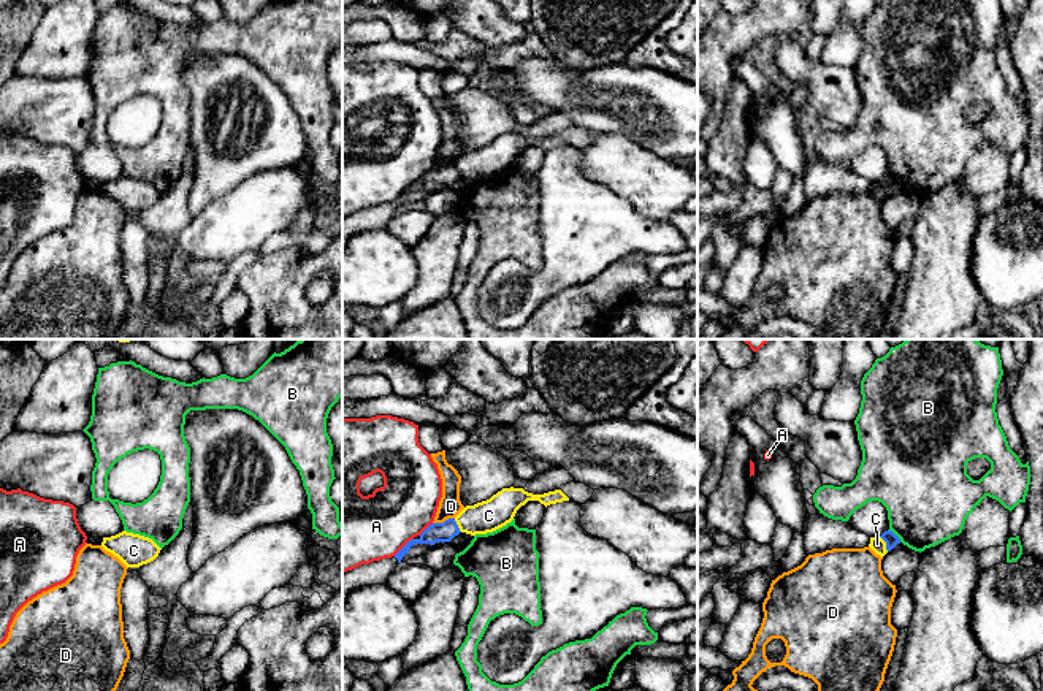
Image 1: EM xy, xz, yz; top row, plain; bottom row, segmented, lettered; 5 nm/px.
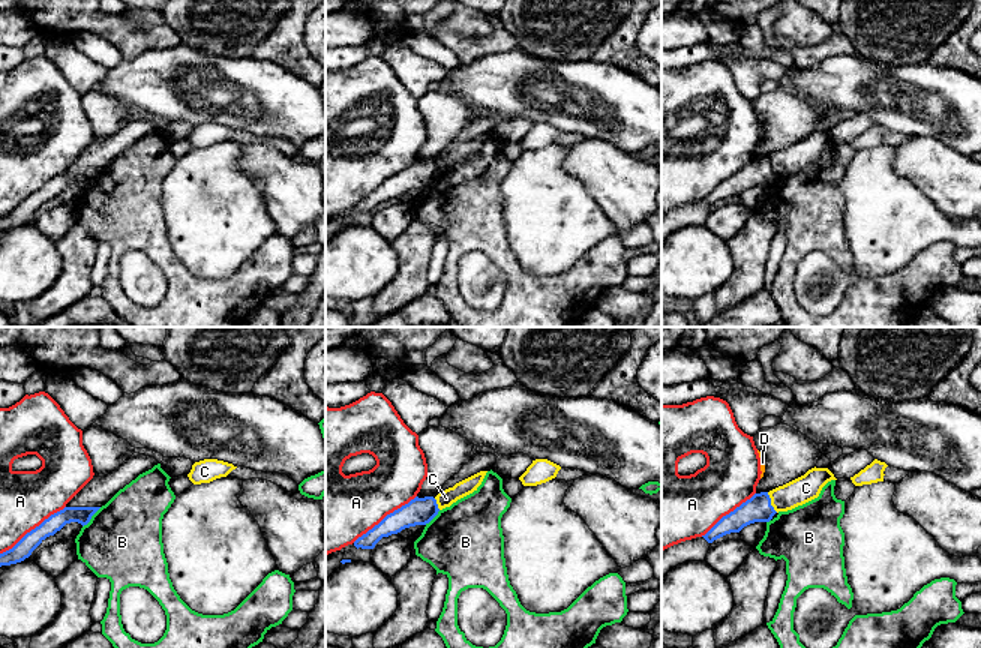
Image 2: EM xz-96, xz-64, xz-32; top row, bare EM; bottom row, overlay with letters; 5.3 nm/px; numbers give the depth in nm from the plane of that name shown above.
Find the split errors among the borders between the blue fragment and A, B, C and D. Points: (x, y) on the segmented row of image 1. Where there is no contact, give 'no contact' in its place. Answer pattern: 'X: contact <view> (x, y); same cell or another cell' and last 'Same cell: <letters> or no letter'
A: contact xz (404, 545); another cell
B: contact yz (894, 534); another cell
C: contact yz (886, 544); another cell
D: contact xz (444, 522); another cell
Same cell: no letter

